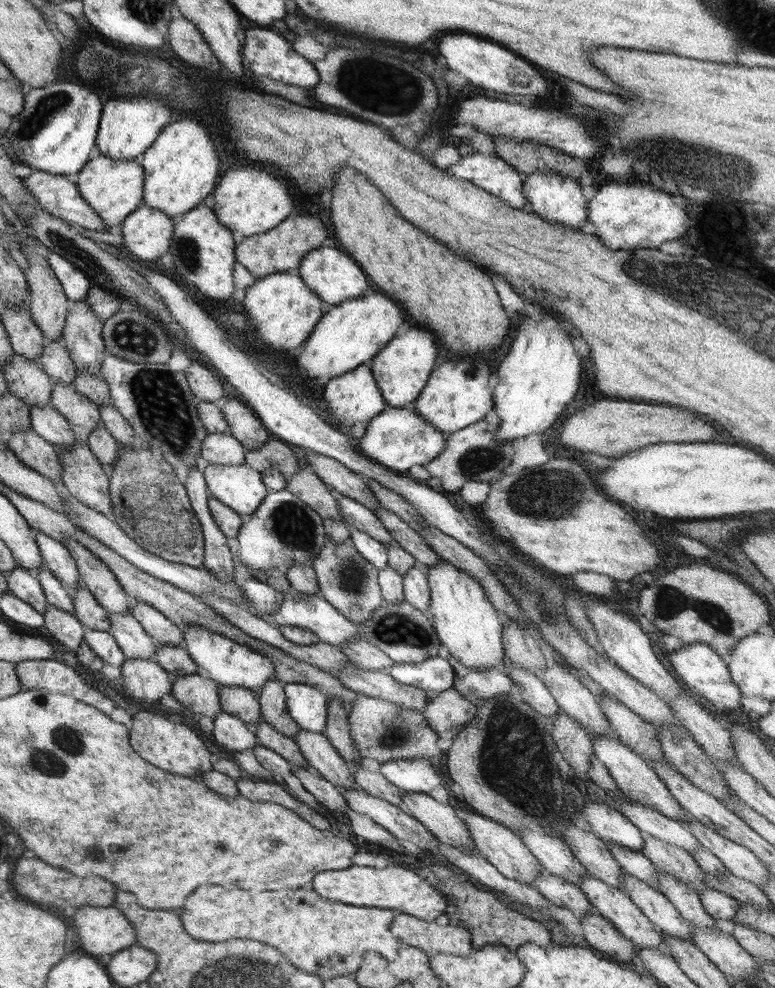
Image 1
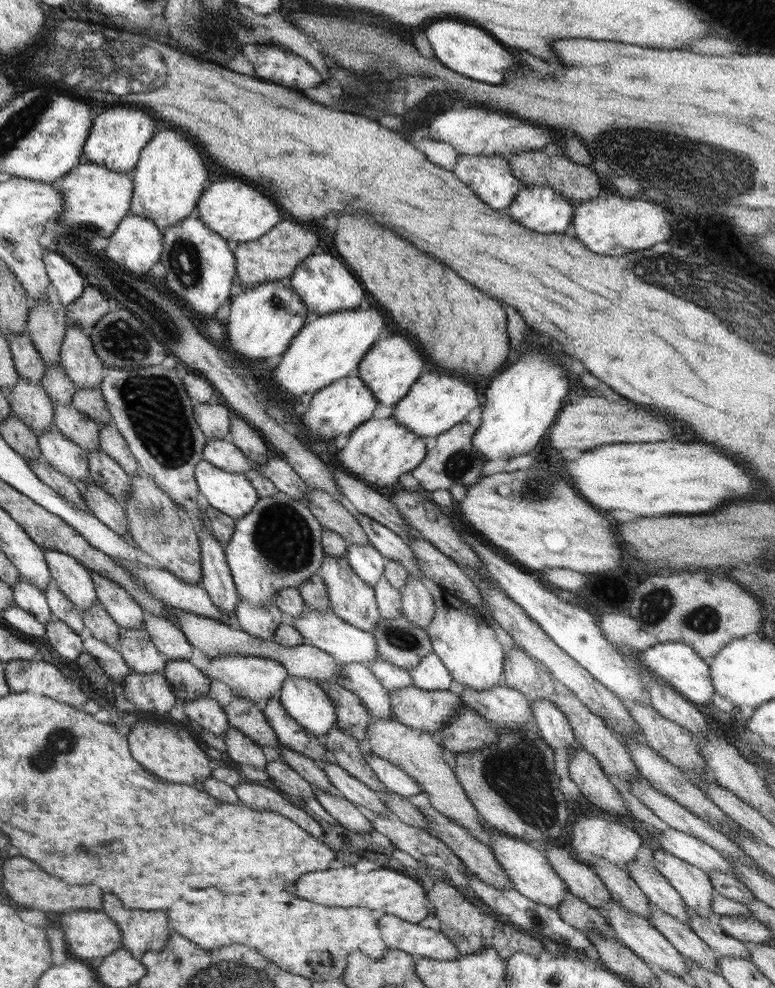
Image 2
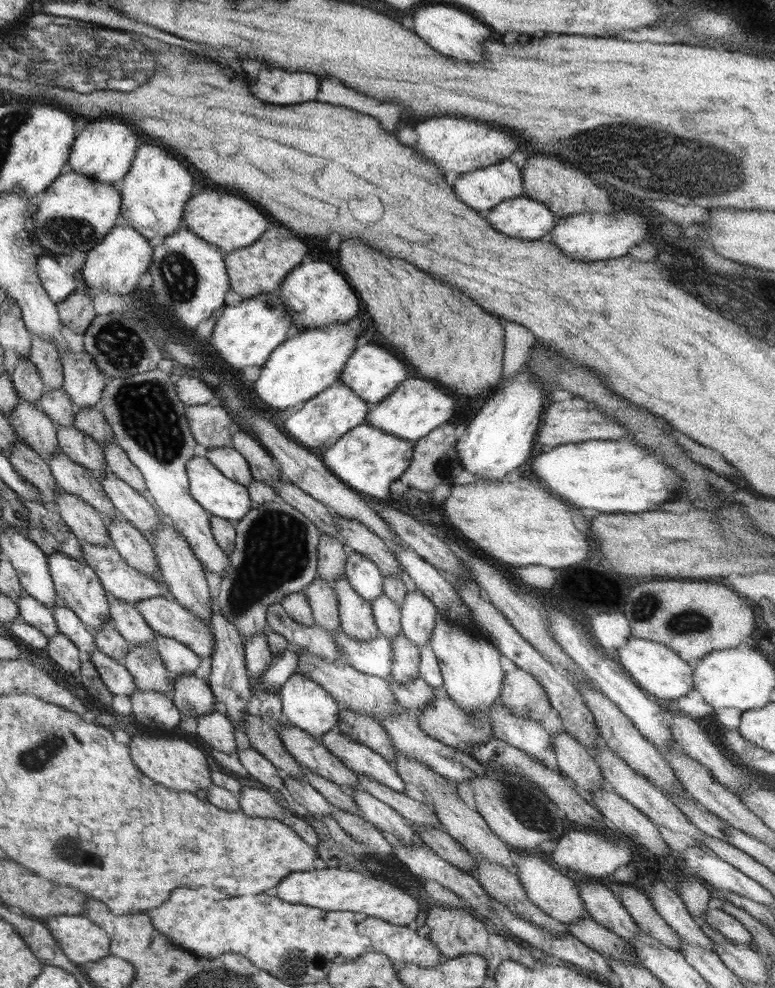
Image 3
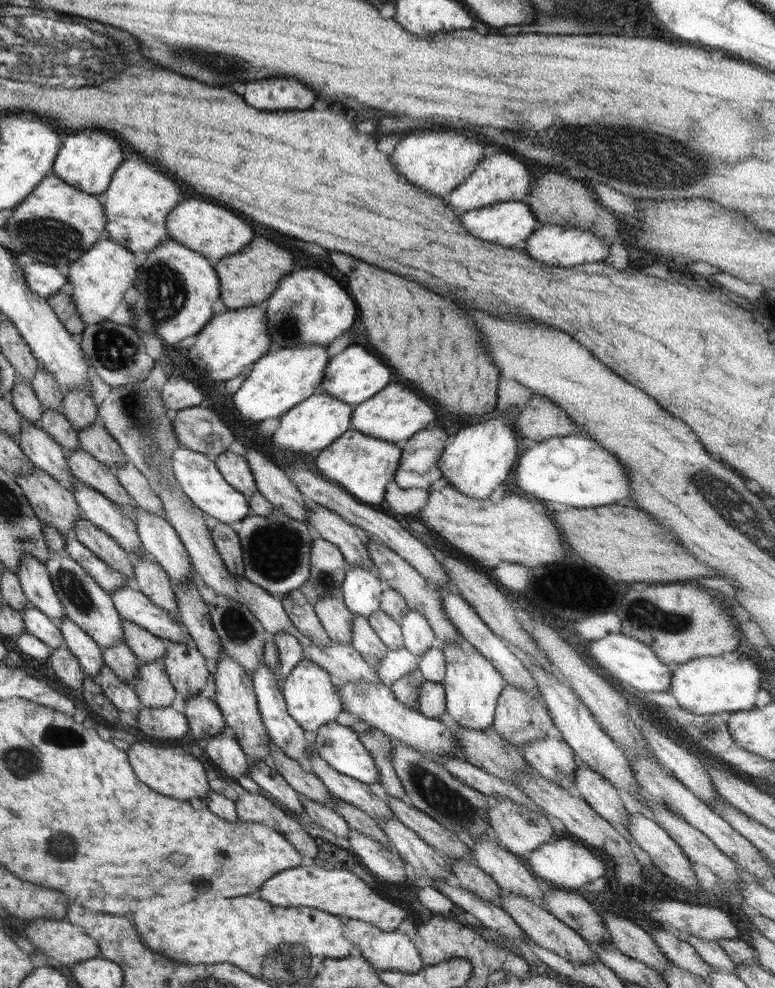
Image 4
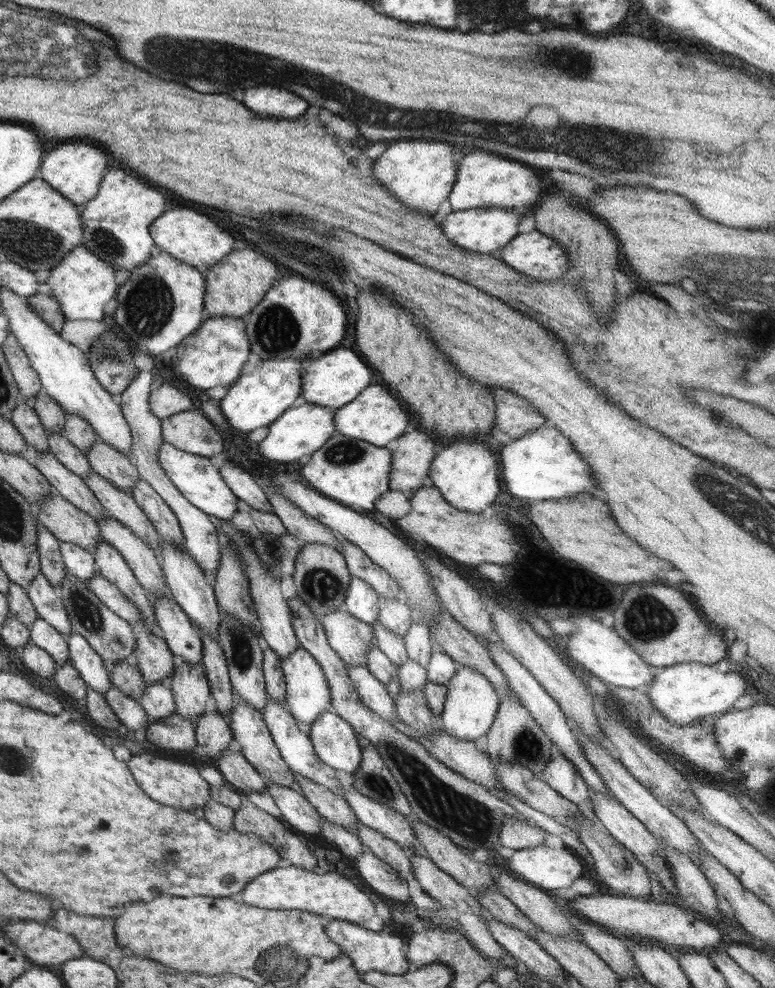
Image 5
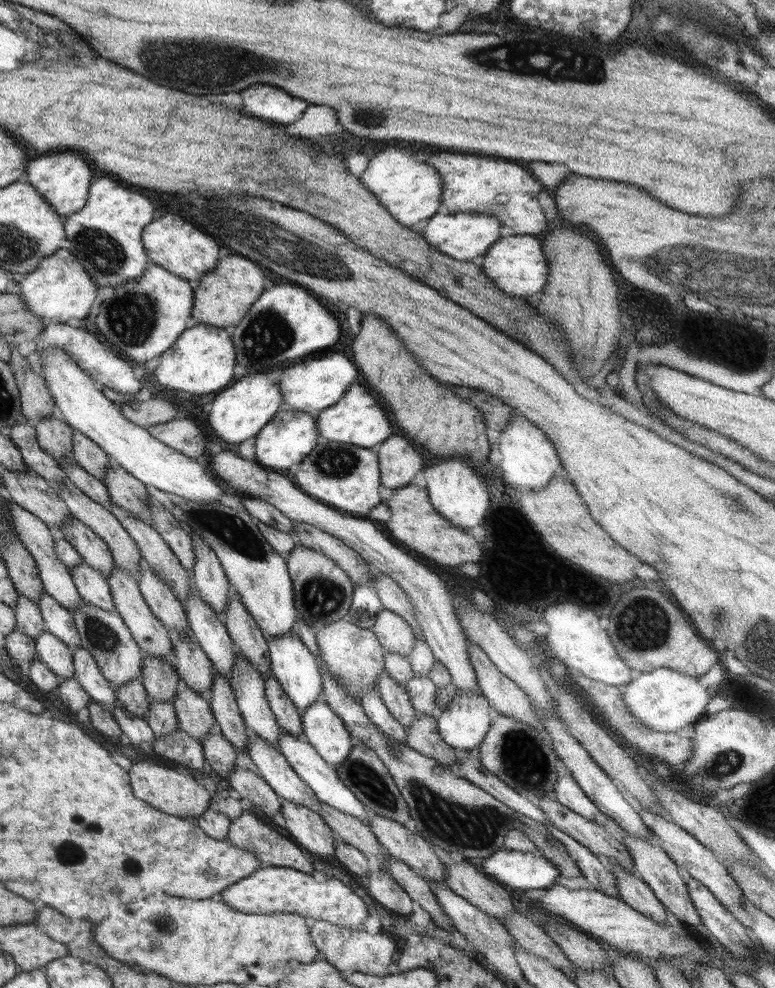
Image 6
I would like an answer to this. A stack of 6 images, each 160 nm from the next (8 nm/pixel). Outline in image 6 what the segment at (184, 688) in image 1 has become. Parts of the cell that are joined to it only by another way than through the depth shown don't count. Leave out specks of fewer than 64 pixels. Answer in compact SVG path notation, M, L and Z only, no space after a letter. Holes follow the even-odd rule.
M234 768L228 778L230 784L240 798L252 802L252 812L260 820L274 825L272 819L278 812L281 812L281 797L272 790L272 787L252 771Z

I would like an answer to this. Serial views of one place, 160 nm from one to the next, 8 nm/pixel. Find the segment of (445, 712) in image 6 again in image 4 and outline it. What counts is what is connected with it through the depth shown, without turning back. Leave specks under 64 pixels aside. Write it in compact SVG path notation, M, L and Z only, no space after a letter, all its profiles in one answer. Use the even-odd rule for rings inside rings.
M462 636L452 644L439 646L446 661L446 674L441 682L445 690L445 712L458 726L472 731L485 731L493 726L497 700L506 681L492 663Z

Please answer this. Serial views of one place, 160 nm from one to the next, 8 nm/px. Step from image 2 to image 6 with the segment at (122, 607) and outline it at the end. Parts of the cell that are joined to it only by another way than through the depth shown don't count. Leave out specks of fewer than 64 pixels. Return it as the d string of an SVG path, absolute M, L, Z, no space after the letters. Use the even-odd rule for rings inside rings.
M144 654L139 681L154 702L172 702L177 693L180 676L166 657Z

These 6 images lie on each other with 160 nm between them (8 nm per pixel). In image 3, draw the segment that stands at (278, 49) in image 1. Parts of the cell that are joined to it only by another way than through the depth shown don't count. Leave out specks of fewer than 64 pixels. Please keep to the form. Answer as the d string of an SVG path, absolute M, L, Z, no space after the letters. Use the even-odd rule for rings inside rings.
M242 60L252 94L270 104L302 104L316 100L320 80L308 72L286 72L264 66L256 60Z

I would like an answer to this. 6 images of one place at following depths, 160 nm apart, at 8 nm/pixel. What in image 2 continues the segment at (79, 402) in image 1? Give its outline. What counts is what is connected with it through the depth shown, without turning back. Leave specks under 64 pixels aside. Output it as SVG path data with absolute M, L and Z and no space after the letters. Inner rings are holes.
M55 403L54 424L70 441L82 446L84 452L92 453L99 446L99 425L82 414L72 404Z

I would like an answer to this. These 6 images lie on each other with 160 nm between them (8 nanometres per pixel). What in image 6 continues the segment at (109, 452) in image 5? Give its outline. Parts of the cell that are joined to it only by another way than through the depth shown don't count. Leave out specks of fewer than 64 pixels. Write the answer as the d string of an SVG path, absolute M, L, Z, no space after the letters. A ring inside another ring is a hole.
M112 461L106 469L106 475L102 477L102 482L107 486L114 505L118 505L136 519L150 519L149 495L142 481Z

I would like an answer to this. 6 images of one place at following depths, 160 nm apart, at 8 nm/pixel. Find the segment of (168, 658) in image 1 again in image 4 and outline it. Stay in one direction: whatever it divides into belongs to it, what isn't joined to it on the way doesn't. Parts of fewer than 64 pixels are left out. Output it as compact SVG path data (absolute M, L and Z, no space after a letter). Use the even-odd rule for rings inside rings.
M200 694L186 698L184 714L190 727L190 734L199 741L220 734L226 726L221 708Z

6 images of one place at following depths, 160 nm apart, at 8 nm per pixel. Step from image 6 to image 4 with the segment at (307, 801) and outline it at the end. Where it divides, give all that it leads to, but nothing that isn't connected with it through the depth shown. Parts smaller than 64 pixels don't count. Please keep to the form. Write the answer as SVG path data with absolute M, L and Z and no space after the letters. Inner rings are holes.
M221 652L216 666L216 704L221 708L226 724L234 730L235 739L242 747L245 754L253 762L261 762L265 756L269 755L268 734L263 725L261 714L257 705L257 698L254 694L255 688L253 679L245 674L245 670L231 656Z

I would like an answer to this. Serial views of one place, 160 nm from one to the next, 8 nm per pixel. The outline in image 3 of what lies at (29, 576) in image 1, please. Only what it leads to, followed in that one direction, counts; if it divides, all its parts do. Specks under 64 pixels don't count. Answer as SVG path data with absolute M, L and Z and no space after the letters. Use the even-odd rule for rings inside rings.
M28 594L17 600L16 603L19 608L19 617L26 624L37 628L49 639L59 633L52 609L44 606Z

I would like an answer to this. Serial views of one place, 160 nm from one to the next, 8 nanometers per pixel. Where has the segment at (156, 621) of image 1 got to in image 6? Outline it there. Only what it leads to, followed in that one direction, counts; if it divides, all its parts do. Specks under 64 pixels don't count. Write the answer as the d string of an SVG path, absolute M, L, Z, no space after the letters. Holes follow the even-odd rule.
M180 679L171 703L175 708L179 729L202 743L215 721L209 701Z

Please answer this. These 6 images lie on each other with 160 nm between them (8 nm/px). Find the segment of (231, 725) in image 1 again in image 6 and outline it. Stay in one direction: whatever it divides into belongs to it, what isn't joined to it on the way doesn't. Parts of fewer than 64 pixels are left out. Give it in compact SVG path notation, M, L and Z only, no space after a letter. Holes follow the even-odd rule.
M282 798L281 812L286 826L281 831L295 844L306 848L310 854L317 855L317 858L328 860L334 856L336 834L316 811Z

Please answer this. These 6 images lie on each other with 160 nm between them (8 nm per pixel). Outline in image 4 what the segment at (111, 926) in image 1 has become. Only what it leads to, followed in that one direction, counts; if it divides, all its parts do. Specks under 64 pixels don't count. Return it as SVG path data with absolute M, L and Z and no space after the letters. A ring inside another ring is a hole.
M35 919L22 936L26 936L36 952L69 967L100 957L96 940L67 920Z

